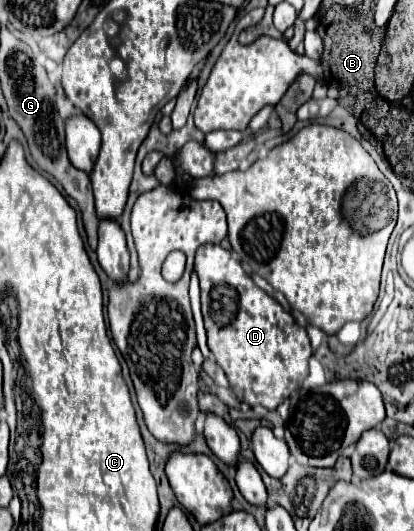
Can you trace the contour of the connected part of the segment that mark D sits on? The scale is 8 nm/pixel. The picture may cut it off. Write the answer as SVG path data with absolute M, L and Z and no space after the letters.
M202 245L196 253L194 267L200 277L208 347L216 363L224 369L232 391L250 407L262 405L276 409L308 377L312 347L306 329L276 299L262 291L230 251L220 245Z

